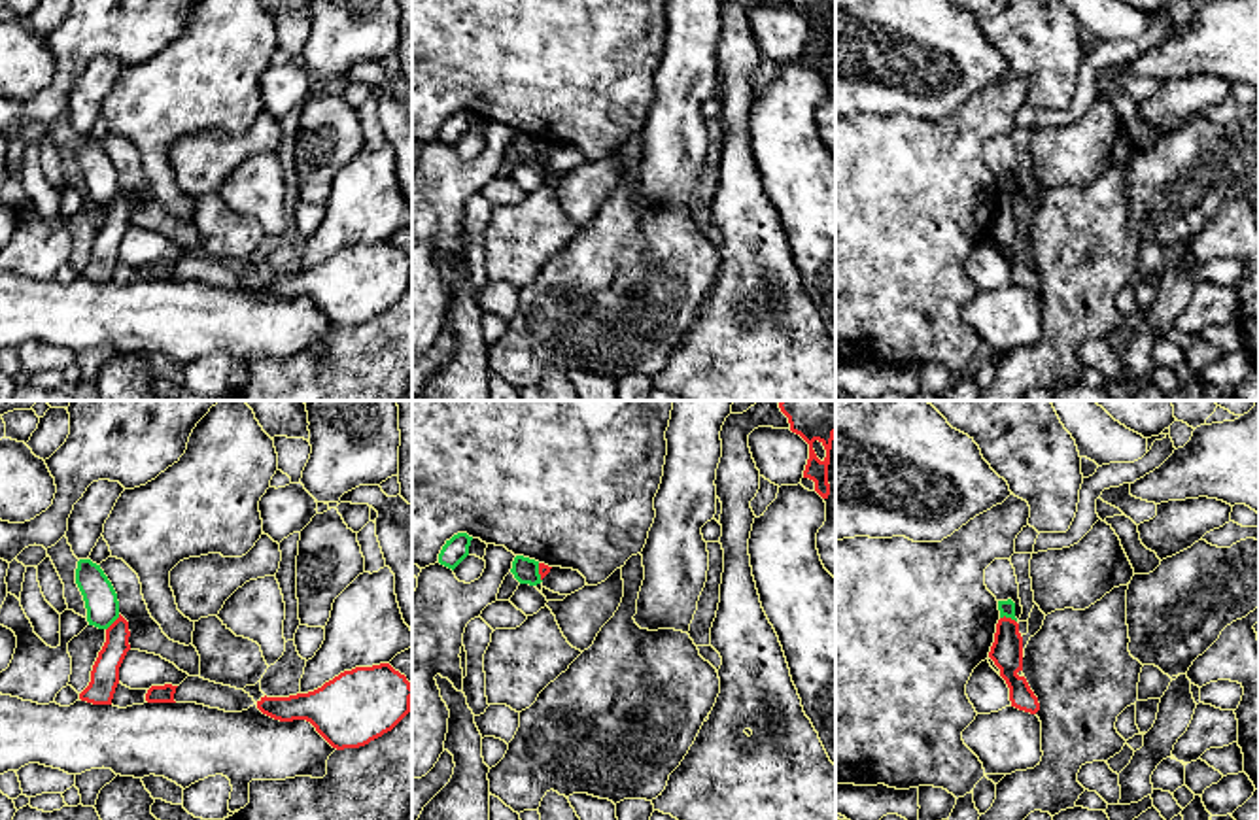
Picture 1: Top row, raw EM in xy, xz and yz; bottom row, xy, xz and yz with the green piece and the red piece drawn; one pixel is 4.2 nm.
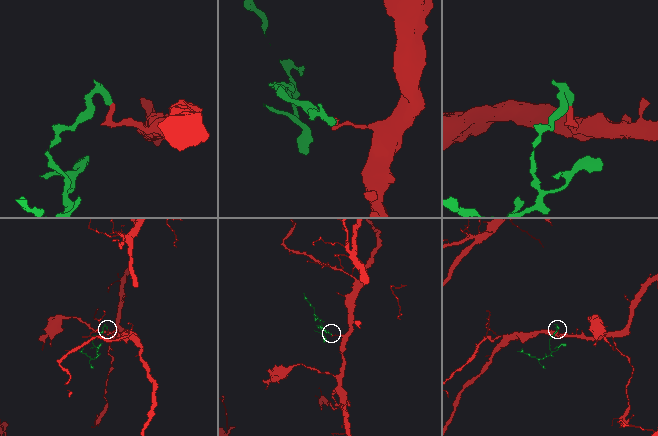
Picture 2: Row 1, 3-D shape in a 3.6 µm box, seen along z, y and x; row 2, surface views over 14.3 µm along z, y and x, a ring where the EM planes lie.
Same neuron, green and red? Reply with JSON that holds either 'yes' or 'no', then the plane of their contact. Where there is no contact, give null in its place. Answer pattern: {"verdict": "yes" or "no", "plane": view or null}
{"verdict": "no", "plane": "yz"}

